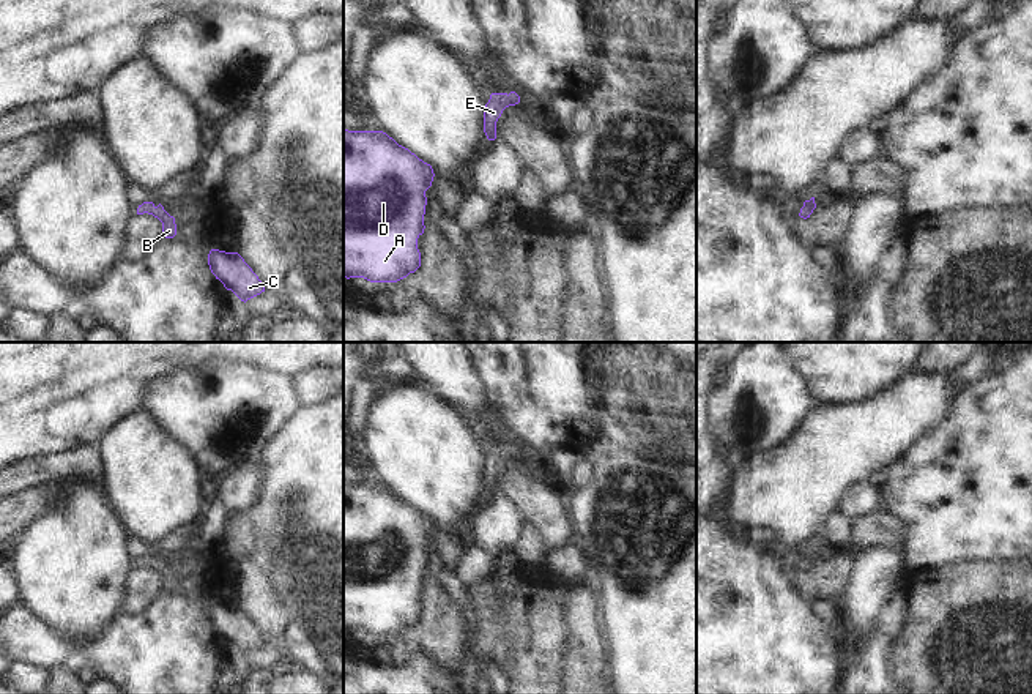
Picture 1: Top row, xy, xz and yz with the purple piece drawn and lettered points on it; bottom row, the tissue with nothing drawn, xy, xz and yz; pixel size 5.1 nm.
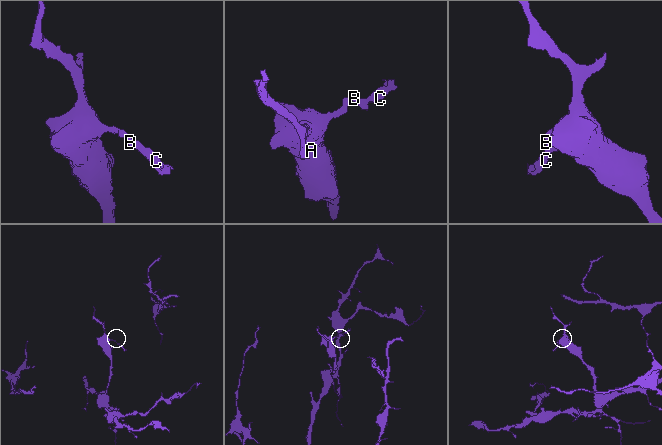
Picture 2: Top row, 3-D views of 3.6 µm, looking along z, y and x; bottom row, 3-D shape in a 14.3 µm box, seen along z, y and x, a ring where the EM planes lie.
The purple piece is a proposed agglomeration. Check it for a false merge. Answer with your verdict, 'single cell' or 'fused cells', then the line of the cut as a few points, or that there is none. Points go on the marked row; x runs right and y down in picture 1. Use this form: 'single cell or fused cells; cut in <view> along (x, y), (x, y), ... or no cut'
single cell; no cut

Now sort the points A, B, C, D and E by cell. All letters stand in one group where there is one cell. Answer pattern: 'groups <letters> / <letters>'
groups A B C D E

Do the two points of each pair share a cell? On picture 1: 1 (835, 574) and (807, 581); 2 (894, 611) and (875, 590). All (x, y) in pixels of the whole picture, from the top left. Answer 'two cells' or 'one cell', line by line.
1: one cell
2: two cells

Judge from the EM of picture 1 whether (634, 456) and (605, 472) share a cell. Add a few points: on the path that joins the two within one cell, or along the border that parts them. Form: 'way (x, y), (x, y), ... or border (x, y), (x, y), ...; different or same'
way (627, 462), (618, 472), (612, 472); same

